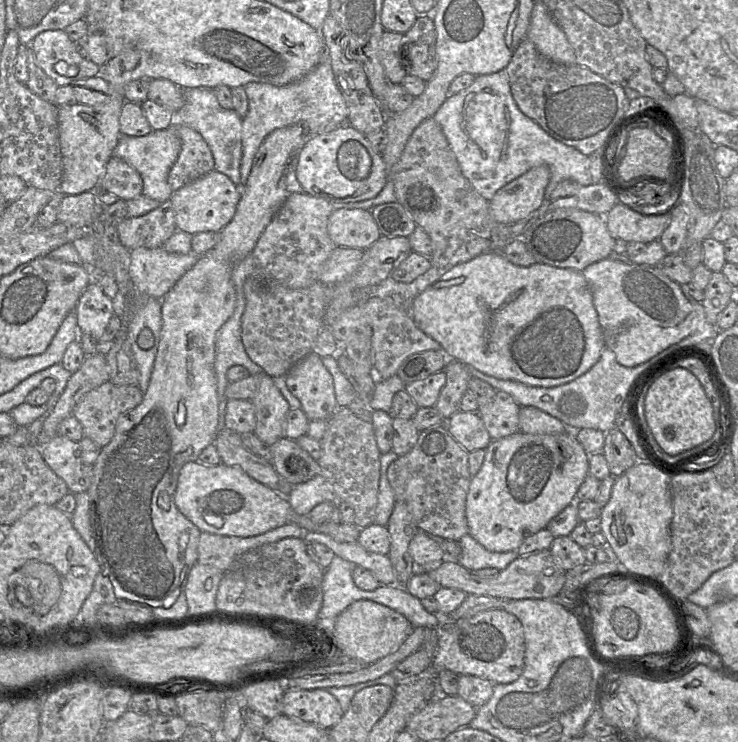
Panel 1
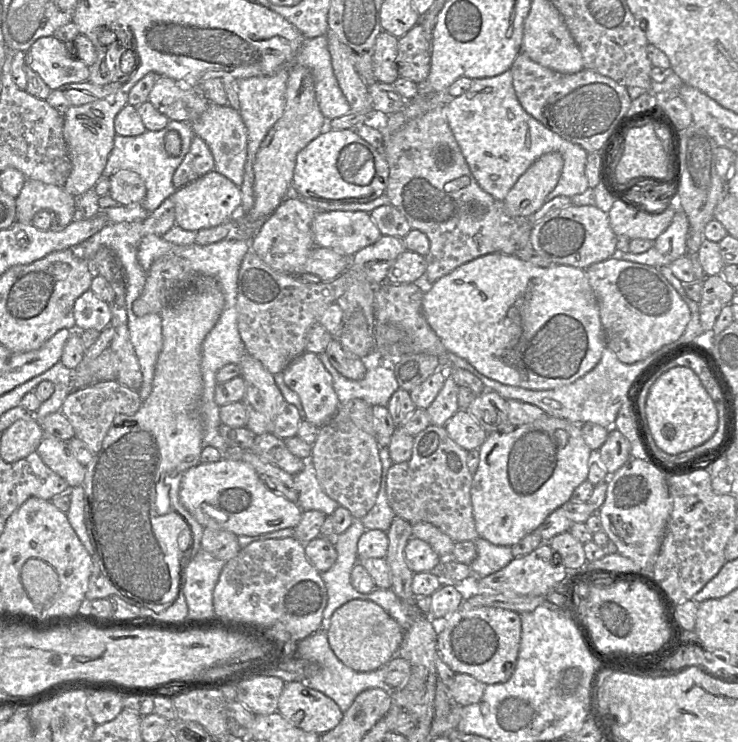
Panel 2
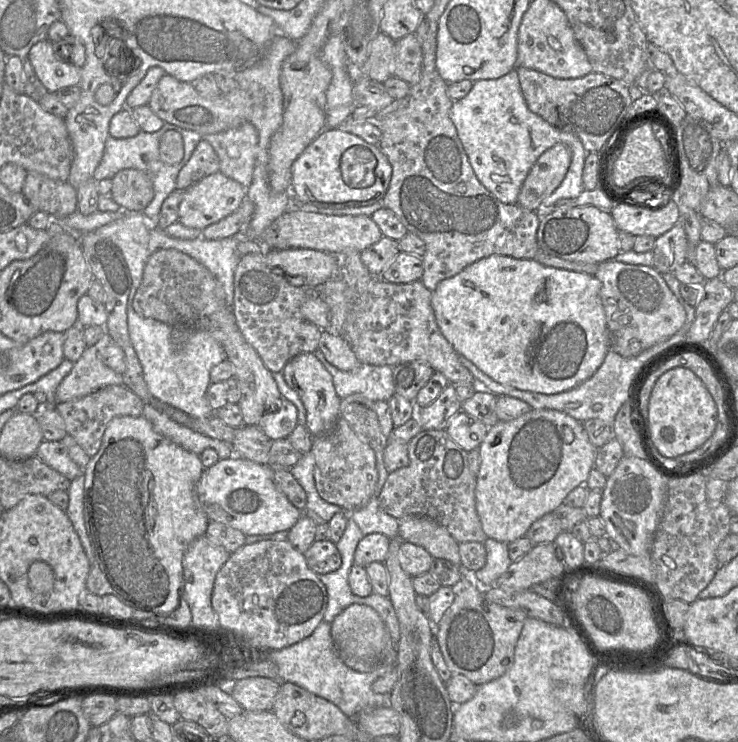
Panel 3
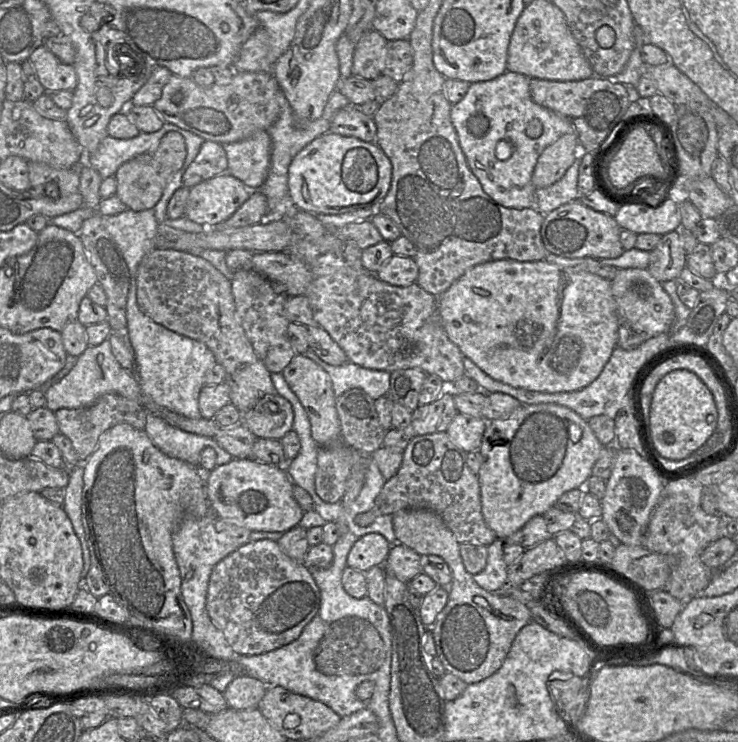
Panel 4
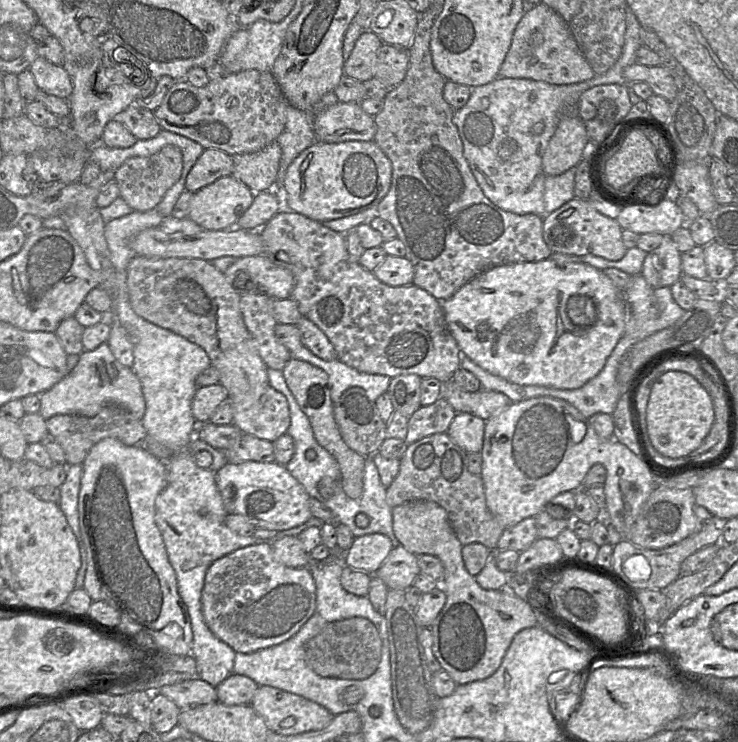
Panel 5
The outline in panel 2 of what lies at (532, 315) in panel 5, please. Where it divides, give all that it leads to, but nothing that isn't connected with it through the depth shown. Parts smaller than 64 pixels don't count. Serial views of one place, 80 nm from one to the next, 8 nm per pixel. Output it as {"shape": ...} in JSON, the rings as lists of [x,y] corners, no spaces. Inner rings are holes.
{"shape":[[[486,254],[462,264],[450,274],[434,282],[424,293],[422,309],[428,324],[440,338],[448,353],[458,355],[468,361],[481,374],[505,385],[529,390],[550,390],[571,384],[590,372],[599,363],[606,348],[598,301],[589,284],[586,271],[568,265],[539,267],[519,259],[516,255]]]}

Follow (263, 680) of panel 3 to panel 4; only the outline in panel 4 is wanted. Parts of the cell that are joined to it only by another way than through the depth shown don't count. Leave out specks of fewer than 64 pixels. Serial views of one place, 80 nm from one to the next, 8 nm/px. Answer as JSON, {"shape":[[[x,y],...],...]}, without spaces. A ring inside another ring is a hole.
{"shape":[[[238,674],[229,683],[223,696],[229,708],[246,710],[257,708],[268,686],[246,674]]]}

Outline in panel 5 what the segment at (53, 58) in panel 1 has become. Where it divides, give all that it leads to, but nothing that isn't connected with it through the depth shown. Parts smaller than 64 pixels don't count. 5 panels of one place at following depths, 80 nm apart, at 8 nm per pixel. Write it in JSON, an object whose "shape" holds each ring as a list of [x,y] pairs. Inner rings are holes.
{"shape":[[[37,57],[29,70],[34,76],[37,86],[46,94],[69,100],[73,92],[73,84],[68,72],[62,65]]]}

